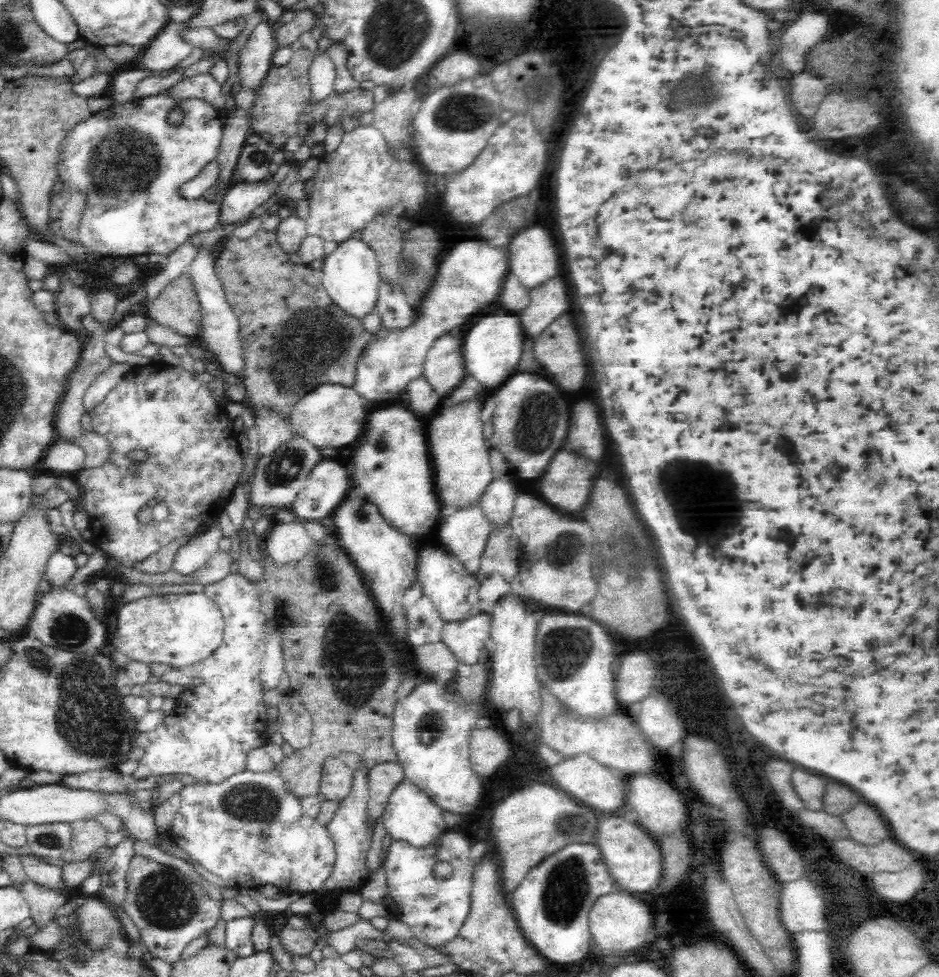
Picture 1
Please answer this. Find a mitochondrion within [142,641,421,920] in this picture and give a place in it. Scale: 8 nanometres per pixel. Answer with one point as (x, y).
(255, 802)

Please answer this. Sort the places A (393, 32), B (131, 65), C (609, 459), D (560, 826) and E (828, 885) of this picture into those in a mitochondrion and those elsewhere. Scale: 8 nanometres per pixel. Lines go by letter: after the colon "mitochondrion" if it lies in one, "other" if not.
A: mitochondrion
B: other
C: other
D: mitochondrion
E: other

